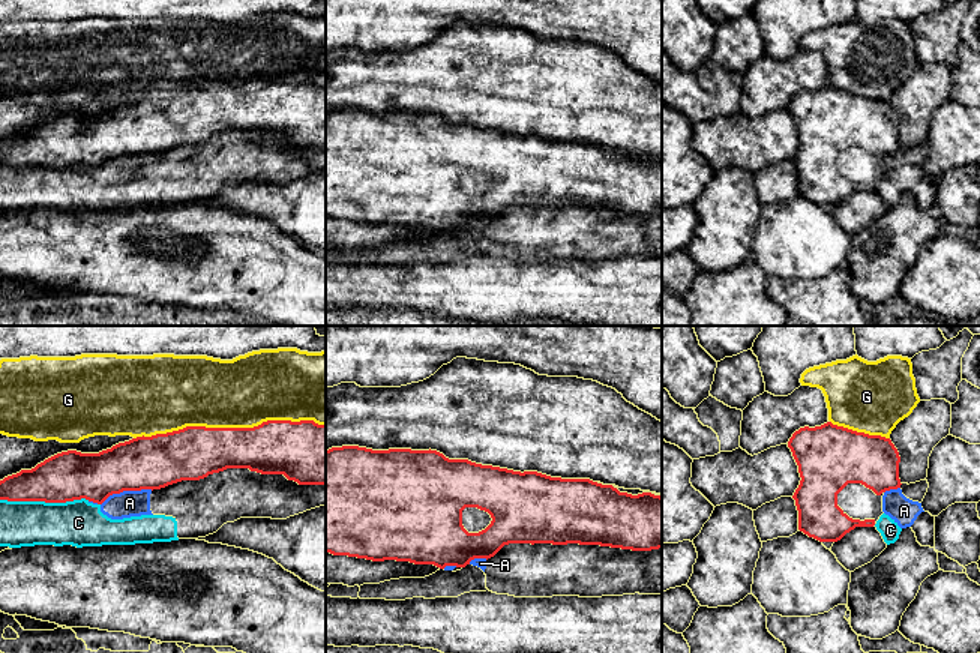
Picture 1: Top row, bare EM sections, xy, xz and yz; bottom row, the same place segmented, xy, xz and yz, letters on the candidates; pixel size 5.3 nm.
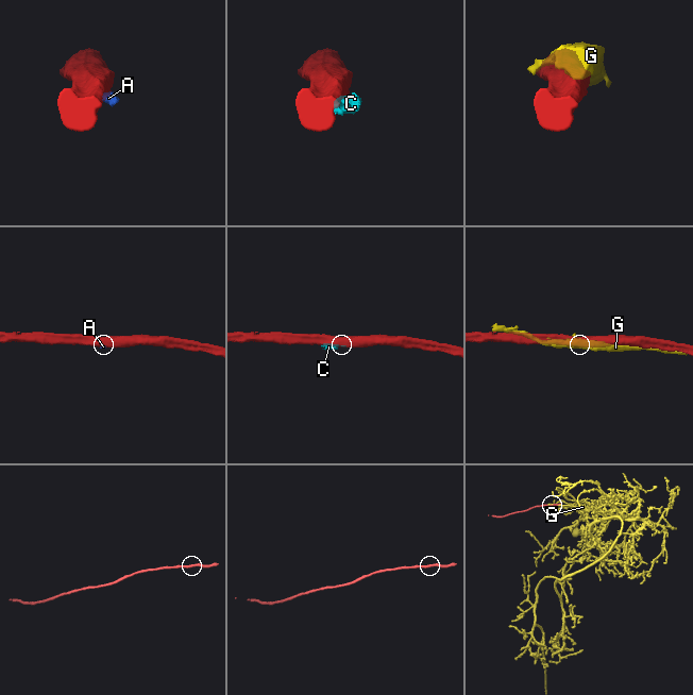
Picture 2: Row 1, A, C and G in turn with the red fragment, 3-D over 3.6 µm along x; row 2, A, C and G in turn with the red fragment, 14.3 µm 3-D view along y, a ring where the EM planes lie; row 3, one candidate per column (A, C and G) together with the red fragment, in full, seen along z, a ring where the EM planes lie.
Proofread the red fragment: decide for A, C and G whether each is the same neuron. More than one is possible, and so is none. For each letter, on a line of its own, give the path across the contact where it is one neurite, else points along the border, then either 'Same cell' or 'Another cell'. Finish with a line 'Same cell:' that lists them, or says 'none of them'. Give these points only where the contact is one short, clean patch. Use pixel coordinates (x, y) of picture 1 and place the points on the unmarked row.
A: Another cell
C: Another cell
G: Another cell
Same cell: none of them

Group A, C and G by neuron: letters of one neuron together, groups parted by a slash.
A C / G

